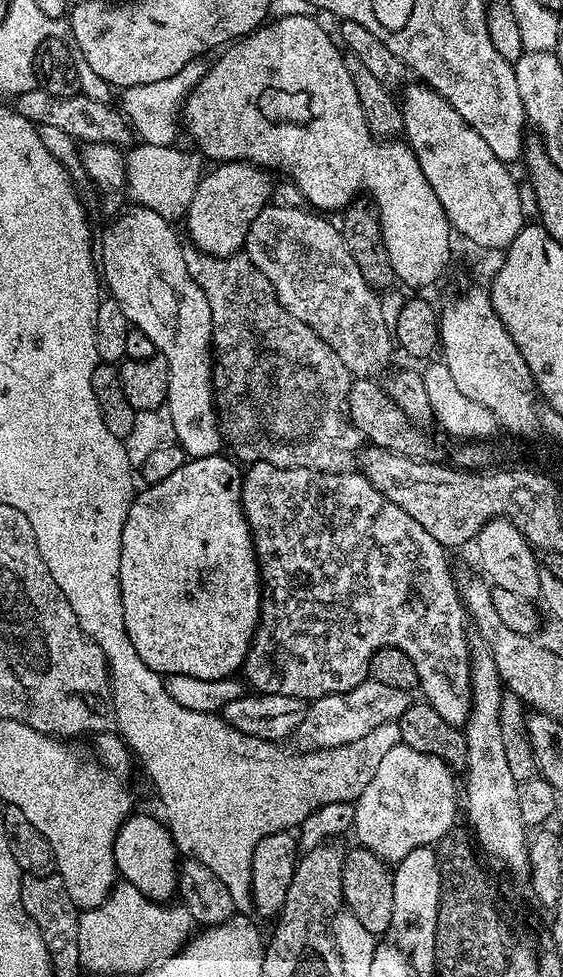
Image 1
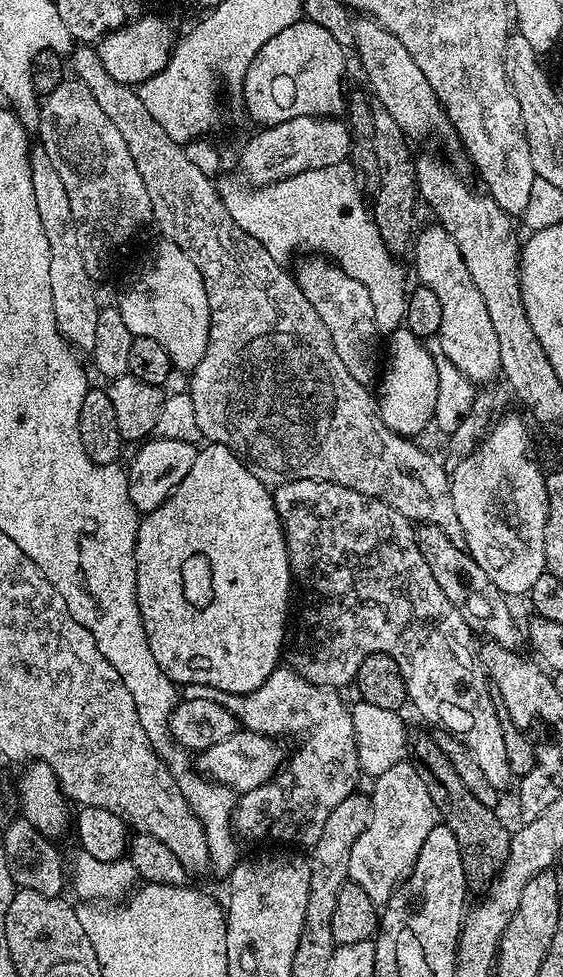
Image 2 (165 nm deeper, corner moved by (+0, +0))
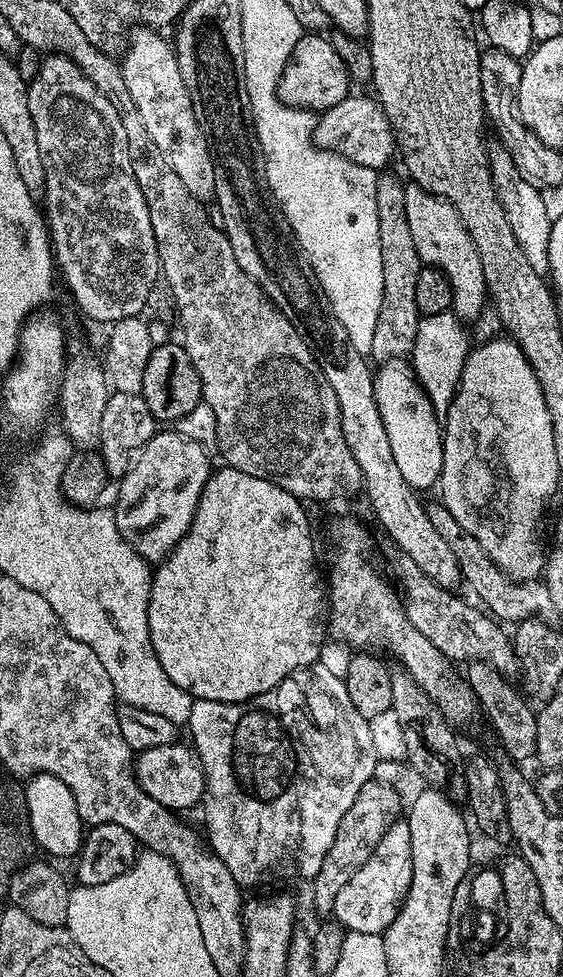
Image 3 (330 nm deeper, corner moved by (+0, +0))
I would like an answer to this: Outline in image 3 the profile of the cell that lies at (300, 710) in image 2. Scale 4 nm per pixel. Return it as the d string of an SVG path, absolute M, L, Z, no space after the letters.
M317 662L310 665L309 668L298 670L292 676L287 676L277 688L266 690L266 694L258 694L254 698L242 701L241 704L193 699L192 709L188 715L186 731L192 735L190 744L196 755L200 757L200 765L204 771L204 799L202 801L202 809L204 808L204 828L208 831L206 844L212 853L220 859L222 866L226 866L226 870L230 870L230 874L234 874L236 883L240 885L241 889L248 890L248 888L254 887L255 884L268 884L271 880L304 880L304 882L310 882L316 877L318 870L322 870L322 861L326 859L326 850L330 850L330 846L334 842L334 834L338 834L338 822L342 822L342 814L346 814L346 810L350 810L350 806L354 806L354 798L358 798L358 790L362 790L362 786L366 786L366 782L377 775L376 764L378 765L378 757L374 750L374 738L370 738L370 726L368 722L367 718L362 714L358 714L358 710L354 710L354 702L350 702L350 694L346 690L343 679L341 679L337 673L335 676L335 674L324 665L324 662Z

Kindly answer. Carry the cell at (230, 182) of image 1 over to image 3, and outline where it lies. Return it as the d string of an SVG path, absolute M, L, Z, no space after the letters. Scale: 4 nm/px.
M350 94L338 106L330 106L319 113L312 141L327 152L338 154L342 158L350 158L350 162L358 162L358 166L366 166L384 170L397 155L396 135L392 133L392 124L386 118L380 101L368 96Z

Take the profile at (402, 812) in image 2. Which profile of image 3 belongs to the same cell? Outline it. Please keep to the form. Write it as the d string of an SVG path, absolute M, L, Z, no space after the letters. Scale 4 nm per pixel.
M401 818L390 826L390 830L386 830L374 854L370 854L370 858L366 858L366 862L362 862L358 870L354 870L354 878L350 878L350 882L342 886L338 898L334 898L331 915L335 923L341 924L348 932L383 936L404 904L413 874L410 826L407 819Z

